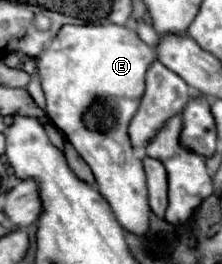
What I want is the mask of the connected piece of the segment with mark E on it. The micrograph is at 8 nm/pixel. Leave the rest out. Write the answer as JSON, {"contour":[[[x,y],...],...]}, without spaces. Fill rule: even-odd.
{"contour":[[[67,25],[61,27],[49,47],[37,57],[39,79],[47,101],[47,115],[59,127],[77,153],[87,161],[95,175],[99,193],[109,201],[115,219],[131,233],[145,235],[149,231],[149,199],[145,185],[145,171],[139,157],[135,157],[133,147],[127,137],[129,121],[139,109],[143,91],[145,91],[145,73],[147,67],[155,61],[155,51],[145,45],[137,33],[123,25]]]}

